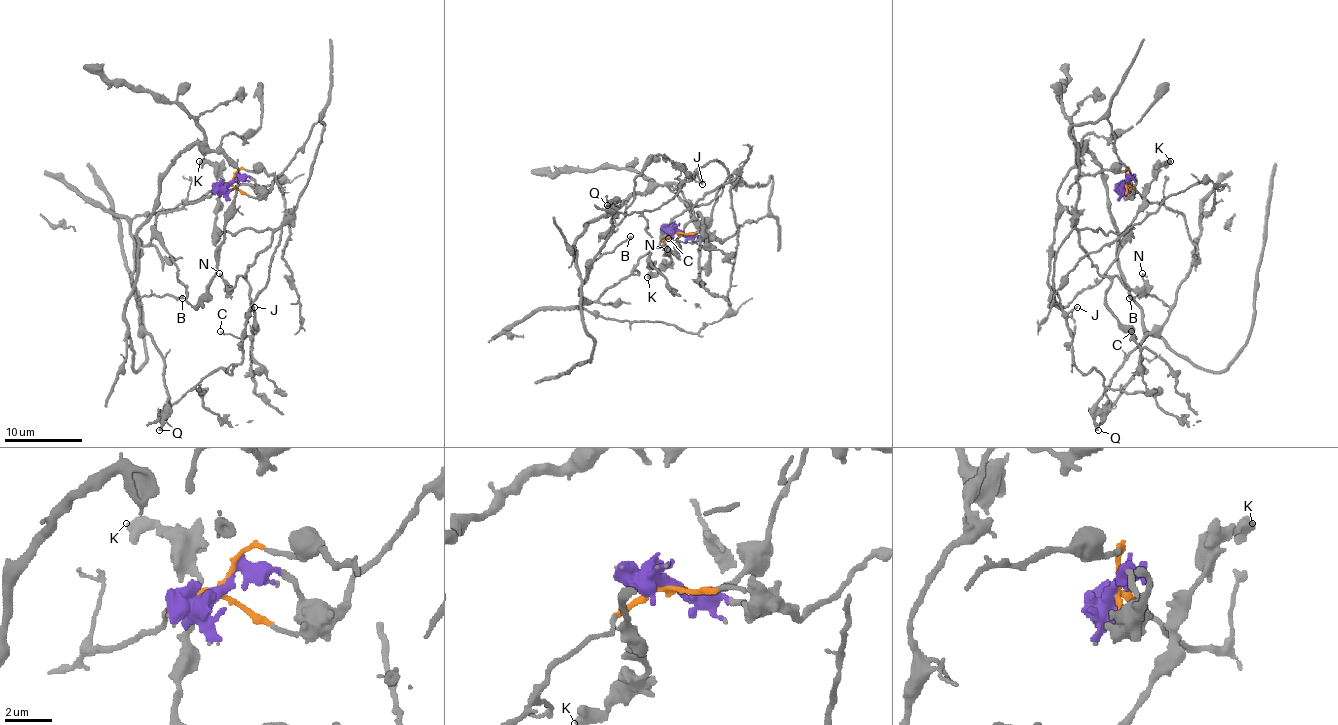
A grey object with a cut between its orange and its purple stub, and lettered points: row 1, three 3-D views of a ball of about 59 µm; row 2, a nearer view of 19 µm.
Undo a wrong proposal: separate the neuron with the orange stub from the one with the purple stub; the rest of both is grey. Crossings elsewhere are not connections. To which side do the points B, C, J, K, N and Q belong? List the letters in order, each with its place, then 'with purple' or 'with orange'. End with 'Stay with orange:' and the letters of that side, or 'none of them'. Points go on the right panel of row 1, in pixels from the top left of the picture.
B: place (1129, 298); with orange
C: place (1131, 331); with purple
J: place (1077, 307); with purple
K: place (1170, 161); with purple
N: place (1142, 273); with purple
Q: place (1098, 430); with orange
Stay with orange: B, Q

